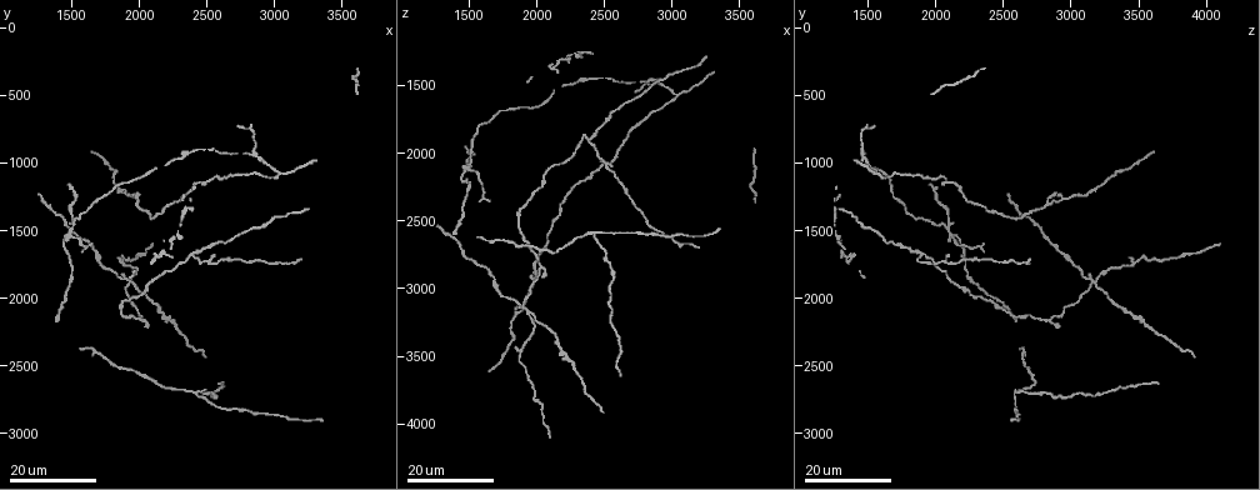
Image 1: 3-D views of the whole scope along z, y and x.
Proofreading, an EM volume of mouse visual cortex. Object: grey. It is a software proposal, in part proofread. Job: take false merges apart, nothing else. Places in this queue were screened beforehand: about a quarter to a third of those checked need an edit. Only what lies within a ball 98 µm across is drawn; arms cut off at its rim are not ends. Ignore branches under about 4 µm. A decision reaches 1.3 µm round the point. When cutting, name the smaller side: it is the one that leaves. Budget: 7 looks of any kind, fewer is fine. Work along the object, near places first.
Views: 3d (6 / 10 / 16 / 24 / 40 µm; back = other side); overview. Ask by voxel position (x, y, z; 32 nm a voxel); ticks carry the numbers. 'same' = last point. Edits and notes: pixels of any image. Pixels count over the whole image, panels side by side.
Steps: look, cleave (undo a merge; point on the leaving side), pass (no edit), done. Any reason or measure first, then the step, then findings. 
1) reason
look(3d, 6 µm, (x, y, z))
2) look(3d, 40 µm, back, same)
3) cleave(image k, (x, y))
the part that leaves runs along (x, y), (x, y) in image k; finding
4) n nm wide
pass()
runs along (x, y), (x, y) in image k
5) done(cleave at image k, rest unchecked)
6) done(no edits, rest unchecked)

looks like a crossing
look(3d, 24 µm, (2420, 2720, 2580))

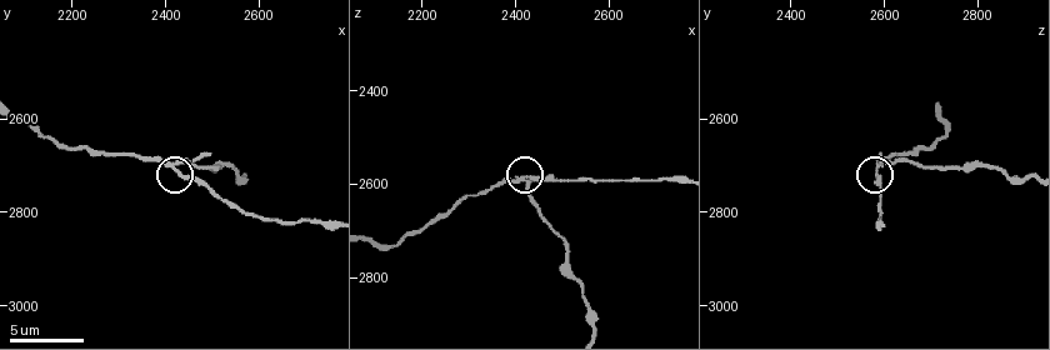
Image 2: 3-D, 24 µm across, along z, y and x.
zoom in
look(3d, 10 µm, (2425, 2695, 2595))

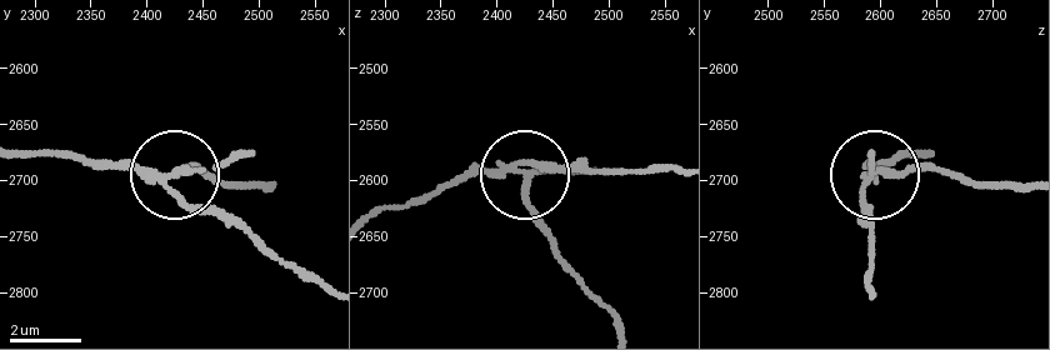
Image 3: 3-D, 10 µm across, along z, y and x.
180 nm wide
cleave(image 3, (541, 220))
the part that leaves runs along (871, 178), (950, 171), (1021, 189) in image 3; two neurons meet here

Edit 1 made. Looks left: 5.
four-way junction
look(3d, 16 µm, (1500, 1560, 2120))

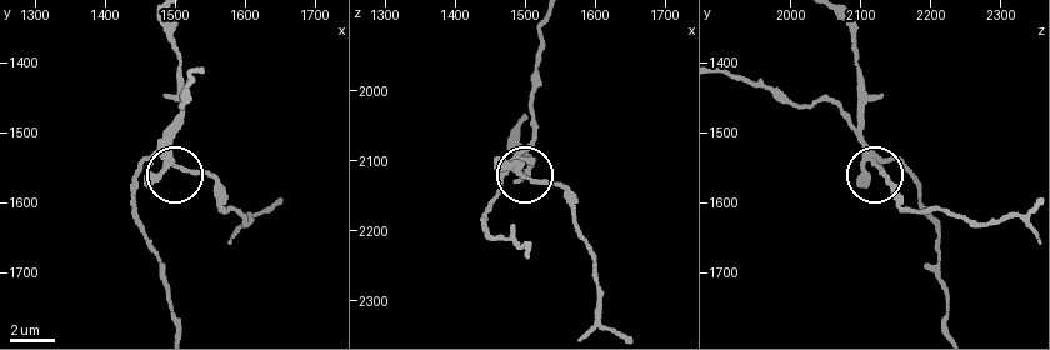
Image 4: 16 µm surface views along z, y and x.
look(3d, 10 µm, (1490, 1540, 2110))

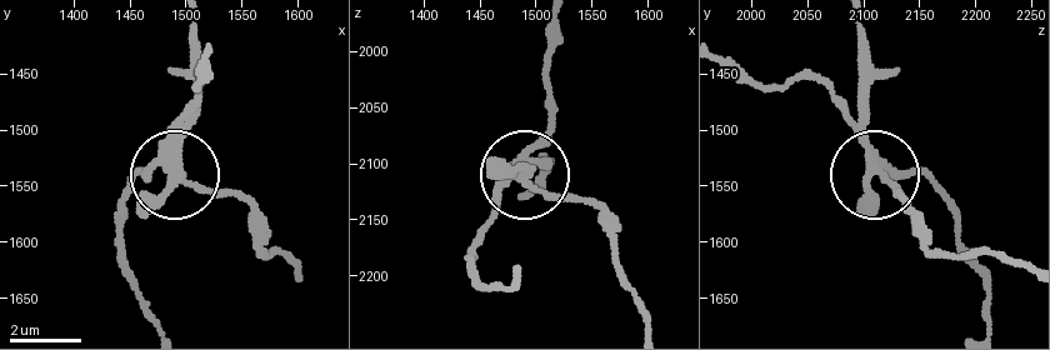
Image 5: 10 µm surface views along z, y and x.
4 arms
cleave(image 5, (540, 159))
a second neuron is stuck on

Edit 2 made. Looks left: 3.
branch point
look(3d, 16 µm, (2360, 1680, 1900))

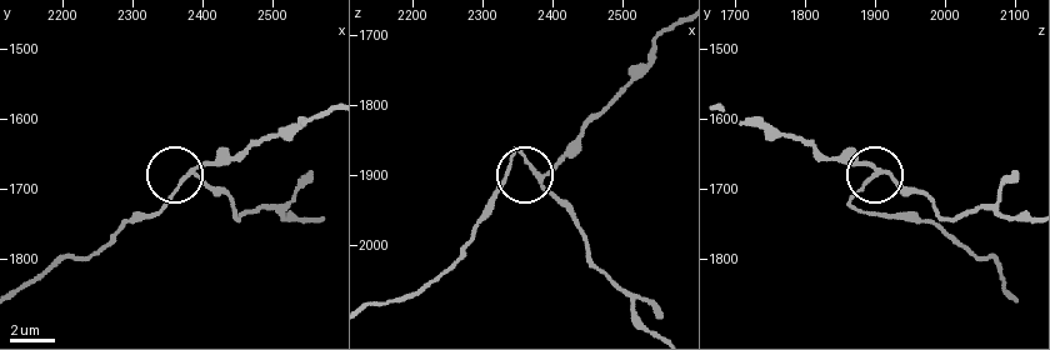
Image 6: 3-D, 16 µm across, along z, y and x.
look(3d, 6 µm, (2385, 1675, 1905))

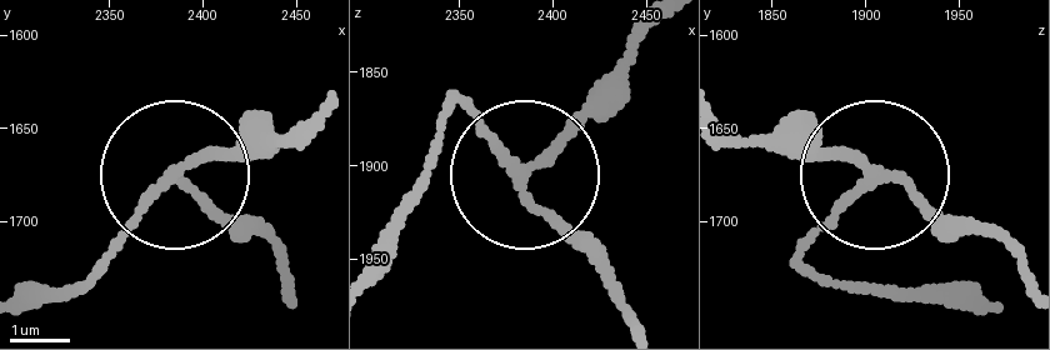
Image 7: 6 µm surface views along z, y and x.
side arm 42 µm; 3 arms
pass()
one neuron here

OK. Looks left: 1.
done(cleave at image 3, cleave at image 5, rest unchecked)

